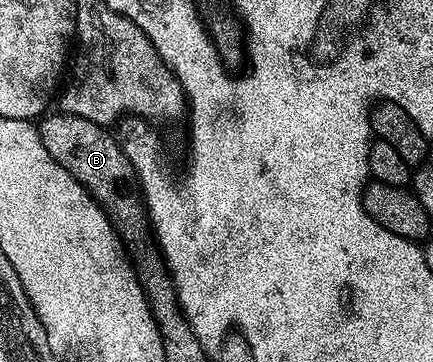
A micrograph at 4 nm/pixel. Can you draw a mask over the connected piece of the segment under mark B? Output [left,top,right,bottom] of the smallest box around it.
[38,112,150,242]

